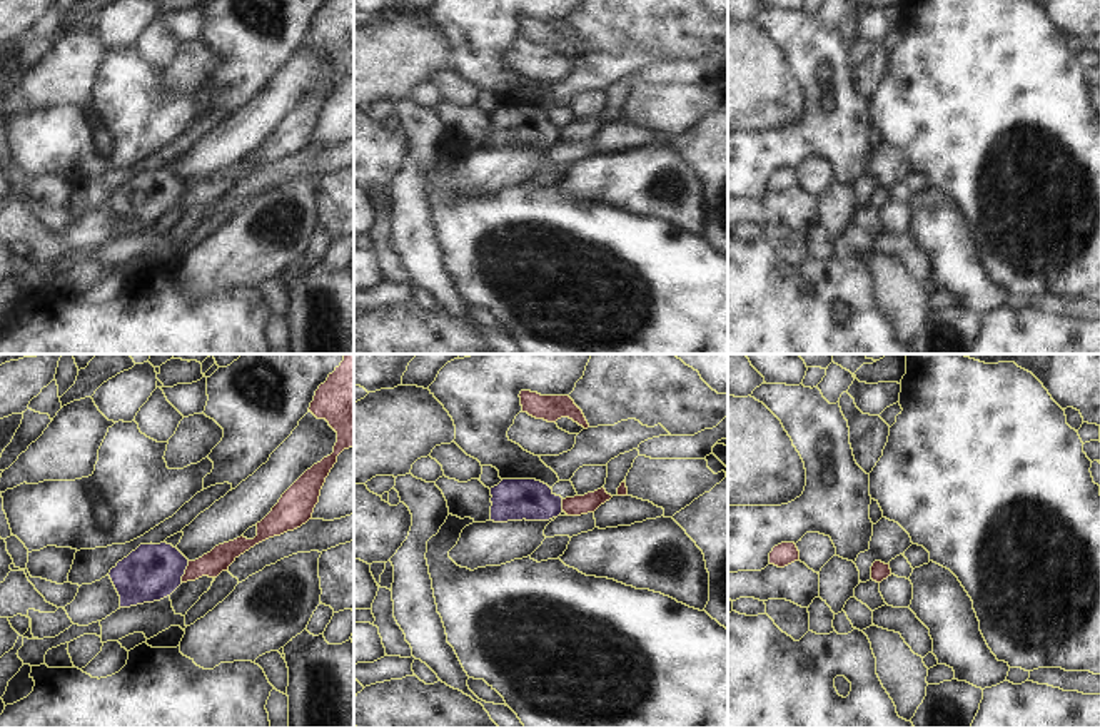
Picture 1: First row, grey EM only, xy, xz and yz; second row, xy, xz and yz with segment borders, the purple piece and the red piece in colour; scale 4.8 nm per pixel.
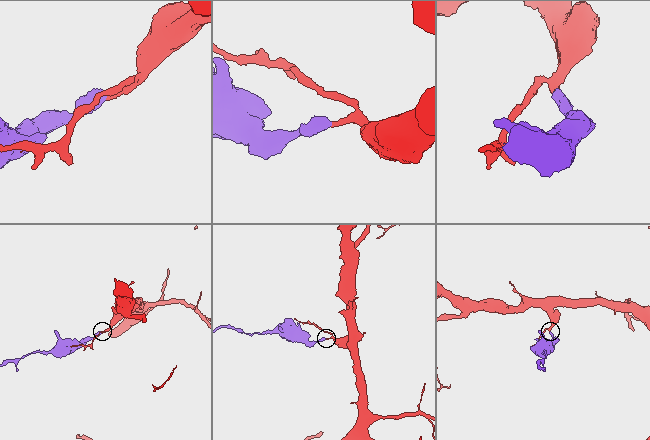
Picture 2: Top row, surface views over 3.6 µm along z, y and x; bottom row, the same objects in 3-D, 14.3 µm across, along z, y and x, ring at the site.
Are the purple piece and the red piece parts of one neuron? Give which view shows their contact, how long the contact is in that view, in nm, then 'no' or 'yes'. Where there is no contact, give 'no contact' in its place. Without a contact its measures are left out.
xy | 110 nm | no

